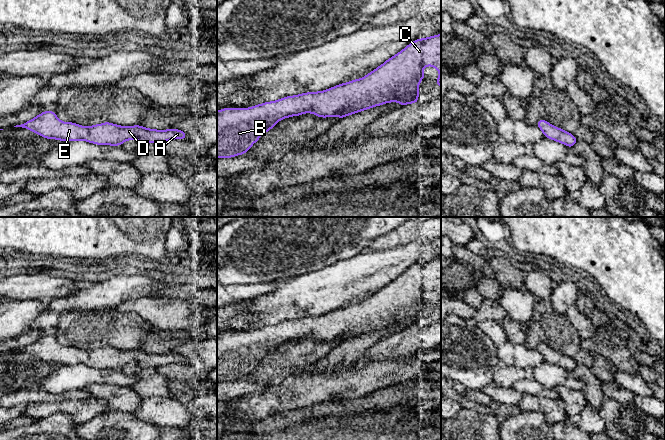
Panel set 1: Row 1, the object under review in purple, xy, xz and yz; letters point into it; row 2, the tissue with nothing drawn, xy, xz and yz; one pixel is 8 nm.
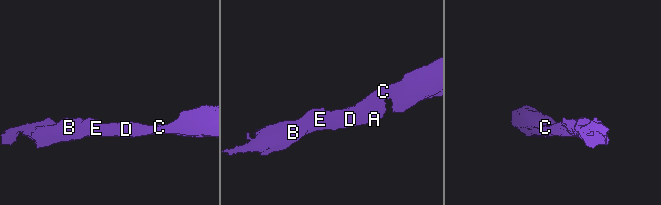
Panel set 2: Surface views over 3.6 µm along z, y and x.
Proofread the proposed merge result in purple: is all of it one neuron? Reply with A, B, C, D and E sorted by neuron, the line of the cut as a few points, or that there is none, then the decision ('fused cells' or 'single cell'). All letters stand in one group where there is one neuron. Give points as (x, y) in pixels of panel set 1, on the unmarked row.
A B C D E | no cut | single cell

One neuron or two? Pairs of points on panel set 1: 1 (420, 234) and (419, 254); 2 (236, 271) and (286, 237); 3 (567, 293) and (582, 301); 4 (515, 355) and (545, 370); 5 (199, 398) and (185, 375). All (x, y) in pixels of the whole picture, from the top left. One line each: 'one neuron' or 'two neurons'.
1: two neurons
2: one neuron
3: two neurons
4: two neurons
5: two neurons

